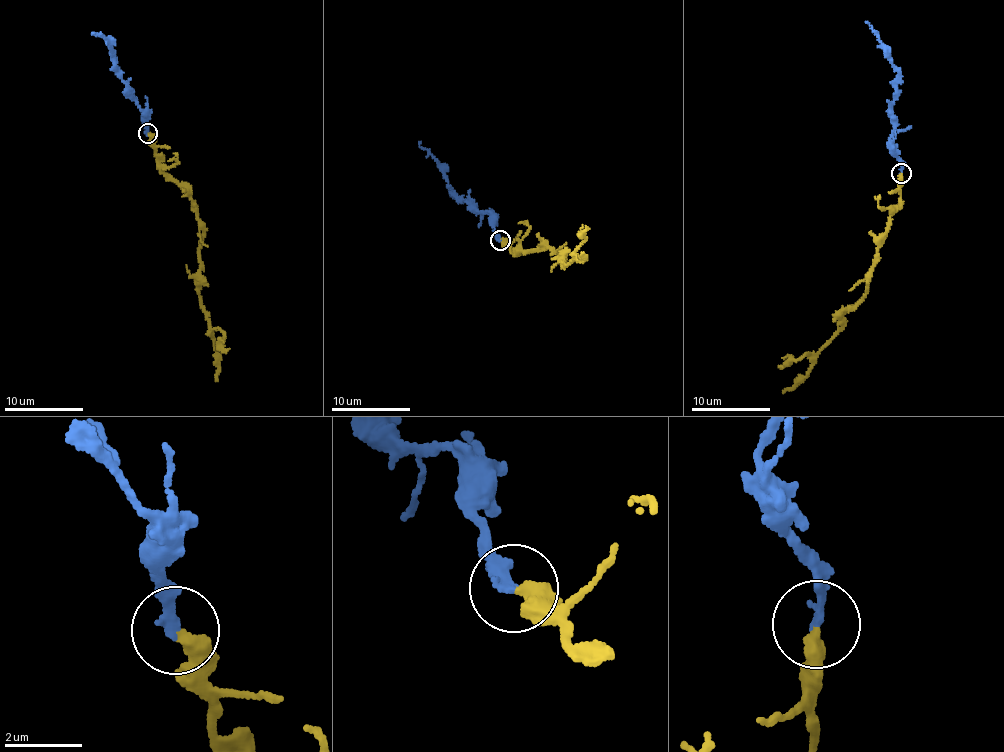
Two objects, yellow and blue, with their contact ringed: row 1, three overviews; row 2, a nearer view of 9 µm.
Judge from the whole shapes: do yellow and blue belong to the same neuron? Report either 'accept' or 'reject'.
accept

